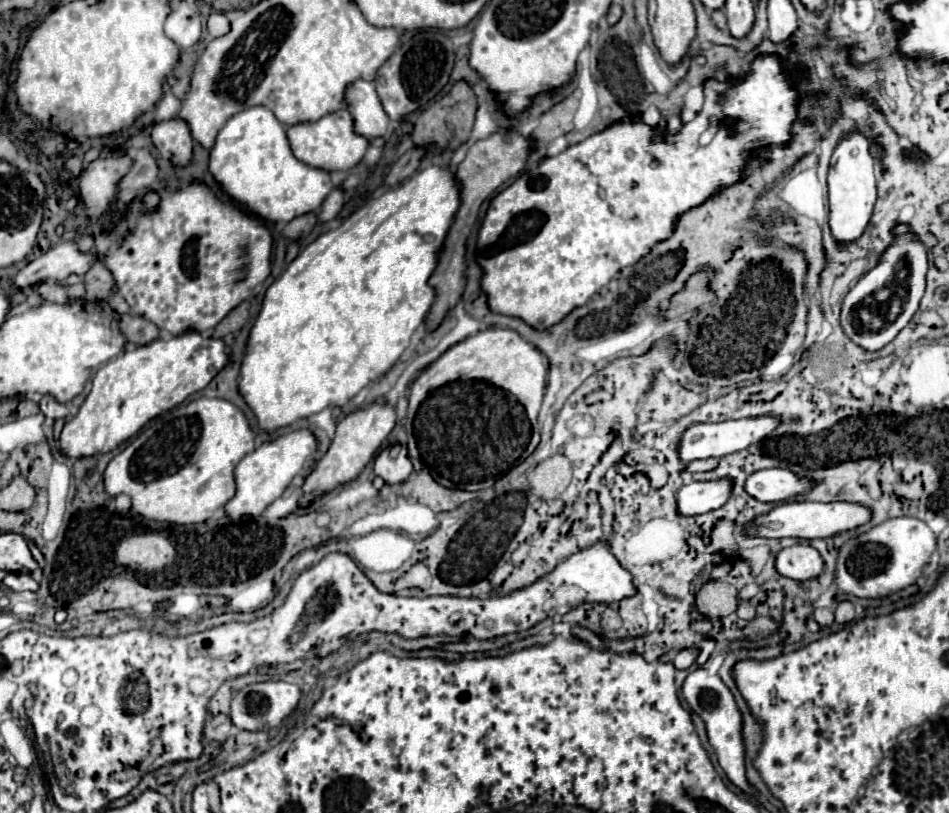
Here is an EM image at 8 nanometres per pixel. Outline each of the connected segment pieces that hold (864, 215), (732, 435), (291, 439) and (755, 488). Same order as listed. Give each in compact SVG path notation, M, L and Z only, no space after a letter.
M854 130L848 136L844 136L842 140L838 140L838 144L832 152L830 172L828 172L830 230L838 244L856 242L864 234L864 230L872 218L876 198L878 198L874 172L876 172L876 168L874 168L874 158L870 156L870 142L860 130Z
M764 414L764 416L756 416L756 418L740 418L740 420L726 420L726 422L720 422L720 424L692 424L686 434L682 436L680 440L680 458L684 462L692 462L692 460L698 460L698 458L710 458L710 456L716 456L716 458L722 458L726 454L732 454L732 452L738 452L738 450L744 450L756 442L760 442L762 438L770 436L778 426L780 426L780 418L778 416L772 416L772 414Z
M296 430L288 432L272 442L264 442L254 452L246 454L240 464L234 468L234 482L236 482L236 494L234 498L224 506L226 516L232 520L238 520L242 516L258 516L266 510L268 504L272 504L276 498L282 496L282 492L288 488L292 478L302 470L306 458L310 458L316 450L316 440L310 430Z
M790 468L758 470L746 480L746 492L760 502L786 502L792 496L808 494L814 482L798 476Z

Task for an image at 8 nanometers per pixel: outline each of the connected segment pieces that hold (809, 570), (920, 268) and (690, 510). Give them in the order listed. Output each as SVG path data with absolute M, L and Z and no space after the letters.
M796 544L778 552L776 570L786 578L806 582L824 572L824 560L810 544Z
M900 222L892 228L892 244L880 254L878 264L868 270L842 300L840 326L844 334L864 348L876 352L896 338L896 334L912 320L924 294L928 256L920 238L910 232L910 226Z
M730 478L720 480L694 480L680 488L676 502L678 510L684 516L706 514L724 506L732 494L734 482Z

